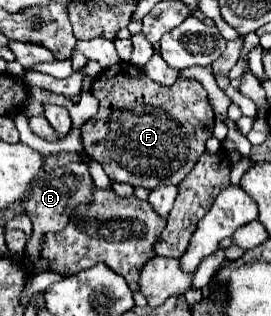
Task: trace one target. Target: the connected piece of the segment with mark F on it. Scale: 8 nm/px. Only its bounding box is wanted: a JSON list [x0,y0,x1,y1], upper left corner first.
[81,62,213,190]

